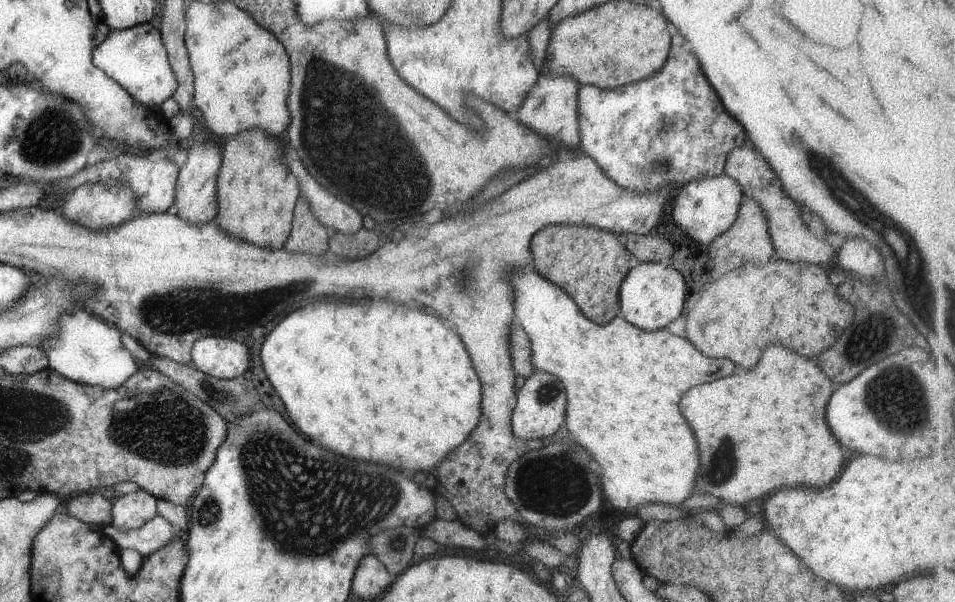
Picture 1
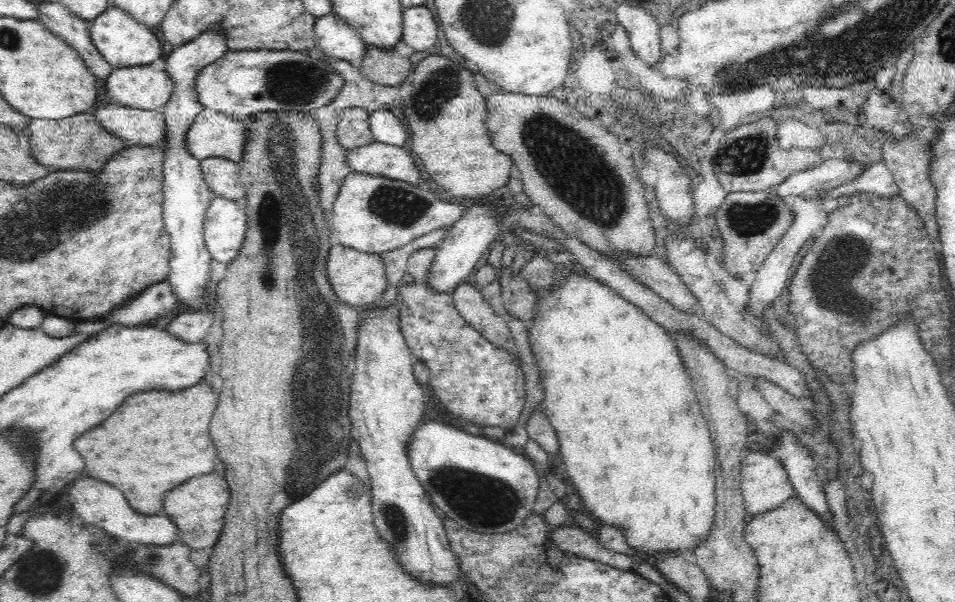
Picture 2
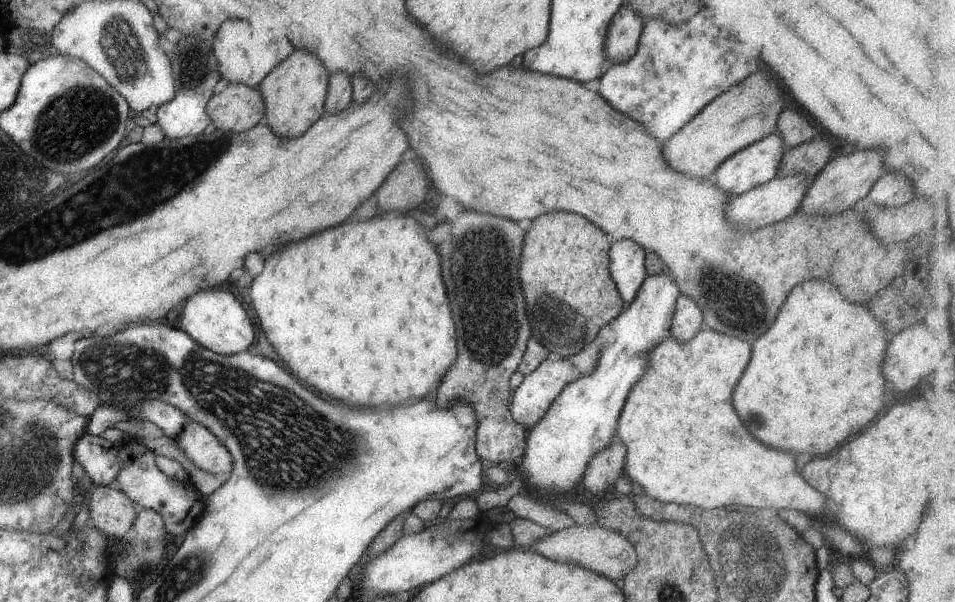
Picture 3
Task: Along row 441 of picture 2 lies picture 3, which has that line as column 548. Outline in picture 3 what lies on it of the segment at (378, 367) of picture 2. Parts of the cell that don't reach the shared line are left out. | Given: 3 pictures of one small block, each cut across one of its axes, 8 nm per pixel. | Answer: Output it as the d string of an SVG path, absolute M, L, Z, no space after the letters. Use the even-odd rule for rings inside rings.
M555 356L543 360L533 372L526 374L521 384L512 391L508 405L511 418L524 427L527 426L527 429L532 427L541 418L541 415L545 414L545 411L549 408L551 402L557 398L565 384L577 380L579 375L579 370L566 358Z

